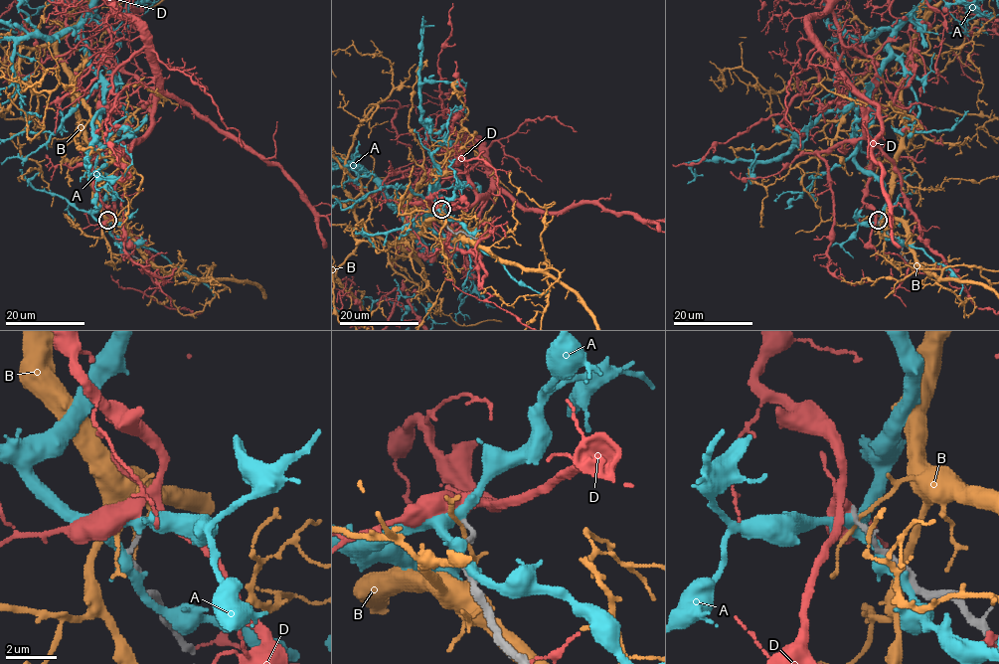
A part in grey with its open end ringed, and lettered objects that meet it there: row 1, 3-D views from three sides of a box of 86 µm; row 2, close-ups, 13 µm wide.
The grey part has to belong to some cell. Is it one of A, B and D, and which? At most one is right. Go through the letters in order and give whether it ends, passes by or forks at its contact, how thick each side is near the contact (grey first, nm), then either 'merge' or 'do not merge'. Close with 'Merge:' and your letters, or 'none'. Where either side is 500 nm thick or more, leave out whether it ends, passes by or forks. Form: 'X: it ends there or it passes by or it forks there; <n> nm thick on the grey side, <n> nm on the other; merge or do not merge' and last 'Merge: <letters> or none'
A: it passes by; 240 nm thick on the grey side, 440 nm on the other; do not merge
B: it passes by; 240 nm thick on the grey side, 130 nm on the other; do not merge
D: 190 nm thick on the grey side, 550 nm on the other; do not merge
Merge: none

